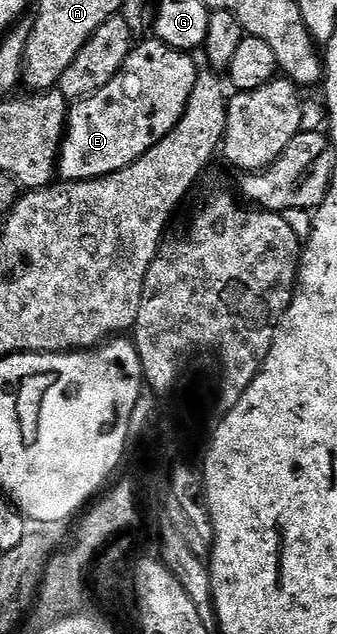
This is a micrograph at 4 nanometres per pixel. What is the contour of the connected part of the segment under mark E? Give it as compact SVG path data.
M150 40L151 42L143 42L134 47L130 56L125 60L125 64L121 68L121 72L117 72L117 76L113 76L113 80L109 80L109 84L105 84L105 88L101 88L101 92L97 92L88 98L81 98L74 103L67 111L66 130L63 131L62 142L59 146L58 169L57 174L64 183L68 182L87 182L91 178L104 178L113 172L117 172L121 168L125 168L129 164L133 164L133 160L137 160L141 156L145 156L145 152L149 152L149 148L153 148L153 144L157 144L165 136L169 136L169 132L177 124L177 120L181 120L181 116L185 112L185 104L189 104L189 92L193 92L193 84L197 80L197 76L201 73L200 67L195 67L195 62L190 53L182 50L174 50L169 48L163 42L158 40Z

